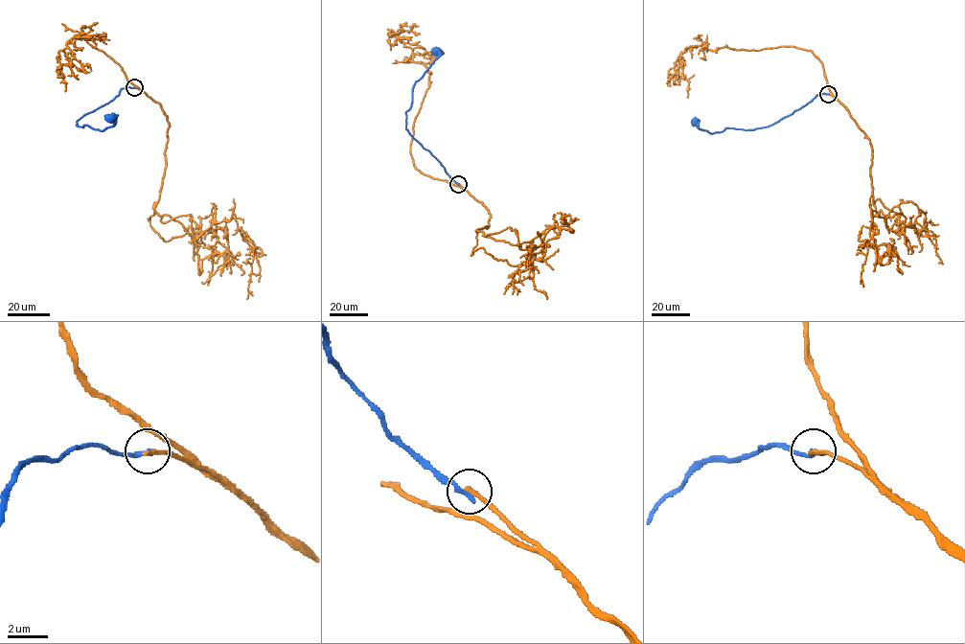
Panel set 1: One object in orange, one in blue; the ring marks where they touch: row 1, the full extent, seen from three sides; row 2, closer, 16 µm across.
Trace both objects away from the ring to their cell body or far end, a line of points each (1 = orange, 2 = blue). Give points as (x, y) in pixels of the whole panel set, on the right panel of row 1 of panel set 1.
1: (827, 94), (870, 141), (878, 260), (886, 264), (893, 246), (888, 243), (902, 271)
2: (827, 94), (817, 94), (771, 125), (752, 129), (725, 127), (710, 133), (698, 127), (695, 120)

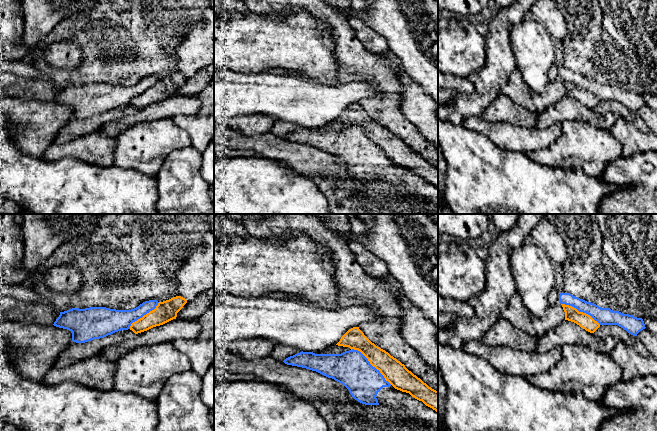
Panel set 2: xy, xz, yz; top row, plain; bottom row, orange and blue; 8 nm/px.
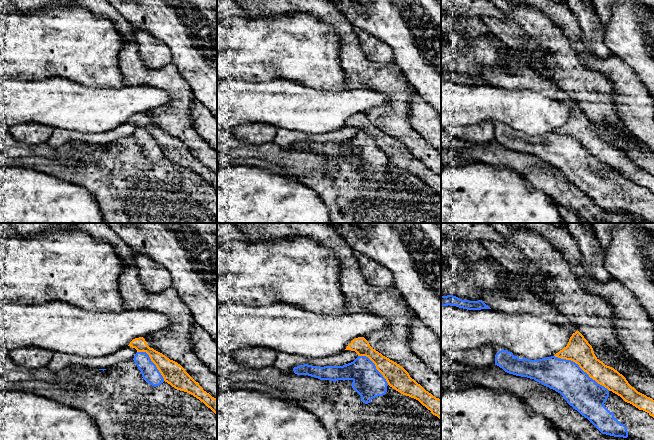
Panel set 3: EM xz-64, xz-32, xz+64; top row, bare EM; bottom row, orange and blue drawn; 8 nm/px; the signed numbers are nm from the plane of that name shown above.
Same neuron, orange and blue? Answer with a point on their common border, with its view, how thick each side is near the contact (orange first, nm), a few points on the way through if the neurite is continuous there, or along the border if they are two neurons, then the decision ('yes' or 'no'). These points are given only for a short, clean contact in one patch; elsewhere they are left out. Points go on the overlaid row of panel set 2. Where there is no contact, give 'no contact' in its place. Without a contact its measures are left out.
meets orange in xz at (372, 365); 180 nm thick on the orange side, 300 nm on the other; no

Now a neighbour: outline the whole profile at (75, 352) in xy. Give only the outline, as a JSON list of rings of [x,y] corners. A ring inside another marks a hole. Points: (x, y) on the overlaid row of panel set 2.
[[[128,329],[115,332],[104,338],[94,339],[85,343],[73,342],[56,358],[54,367],[68,367],[80,360],[88,359],[93,356],[99,356],[100,352],[107,346],[120,343],[136,334]]]

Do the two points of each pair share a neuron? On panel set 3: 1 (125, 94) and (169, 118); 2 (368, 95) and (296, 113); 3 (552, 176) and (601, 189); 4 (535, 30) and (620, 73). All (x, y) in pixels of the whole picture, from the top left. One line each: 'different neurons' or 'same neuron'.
1: different neurons
2: same neuron
3: different neurons
4: different neurons

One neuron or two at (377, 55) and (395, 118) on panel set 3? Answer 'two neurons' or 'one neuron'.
two neurons

